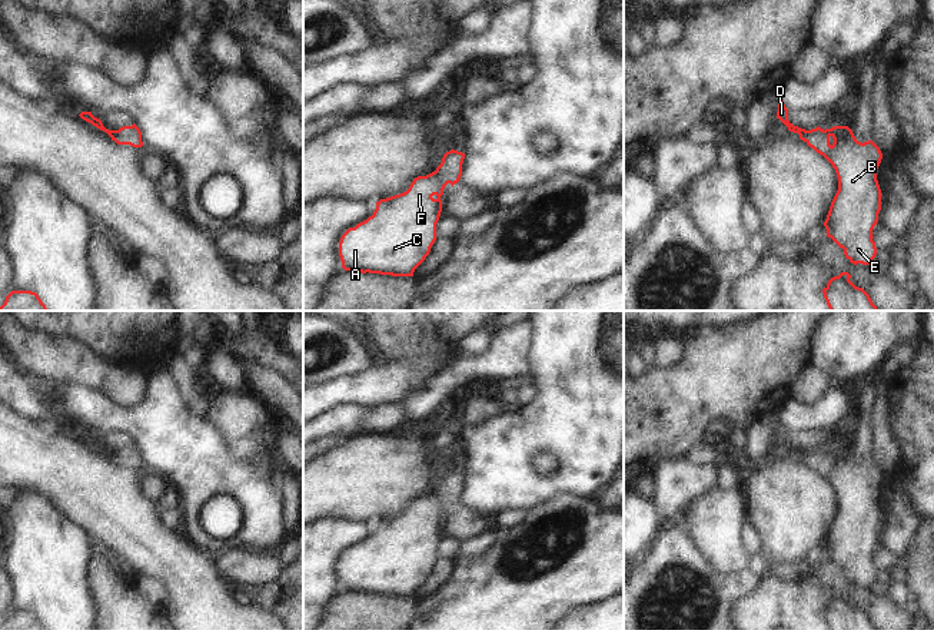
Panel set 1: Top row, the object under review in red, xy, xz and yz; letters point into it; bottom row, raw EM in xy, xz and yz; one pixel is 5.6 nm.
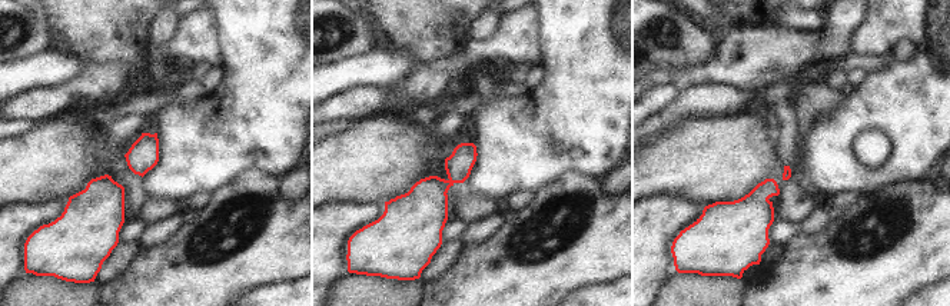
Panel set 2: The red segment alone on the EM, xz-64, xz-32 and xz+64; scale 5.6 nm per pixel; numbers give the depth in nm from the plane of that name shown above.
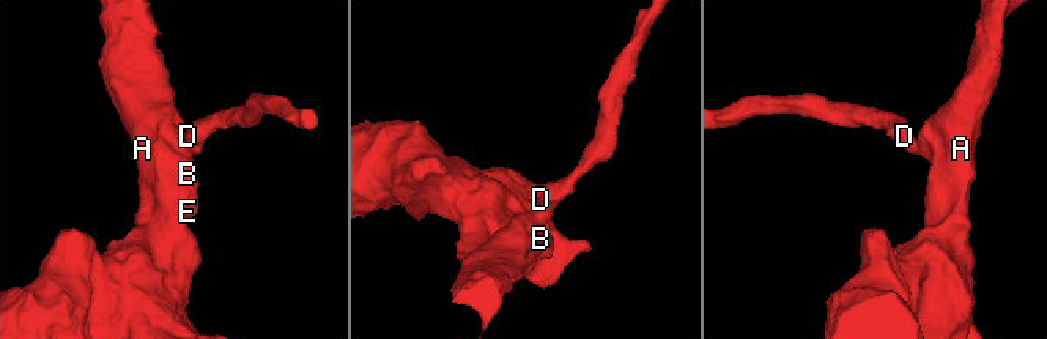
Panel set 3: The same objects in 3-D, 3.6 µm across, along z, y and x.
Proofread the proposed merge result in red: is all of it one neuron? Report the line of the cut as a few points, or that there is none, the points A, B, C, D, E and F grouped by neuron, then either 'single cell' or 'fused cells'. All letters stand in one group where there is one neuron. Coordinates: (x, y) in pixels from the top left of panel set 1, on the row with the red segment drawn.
no cut | A B C D E F | single cell

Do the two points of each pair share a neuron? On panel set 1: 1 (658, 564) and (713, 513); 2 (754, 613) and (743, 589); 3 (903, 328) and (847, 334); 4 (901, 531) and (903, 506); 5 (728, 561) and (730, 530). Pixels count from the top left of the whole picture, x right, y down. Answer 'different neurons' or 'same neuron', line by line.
1: different neurons
2: different neurons
3: same neuron
4: same neuron
5: same neuron

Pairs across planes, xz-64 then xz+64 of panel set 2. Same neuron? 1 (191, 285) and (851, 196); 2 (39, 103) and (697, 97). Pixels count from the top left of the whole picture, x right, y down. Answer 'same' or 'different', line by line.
1: different
2: different

